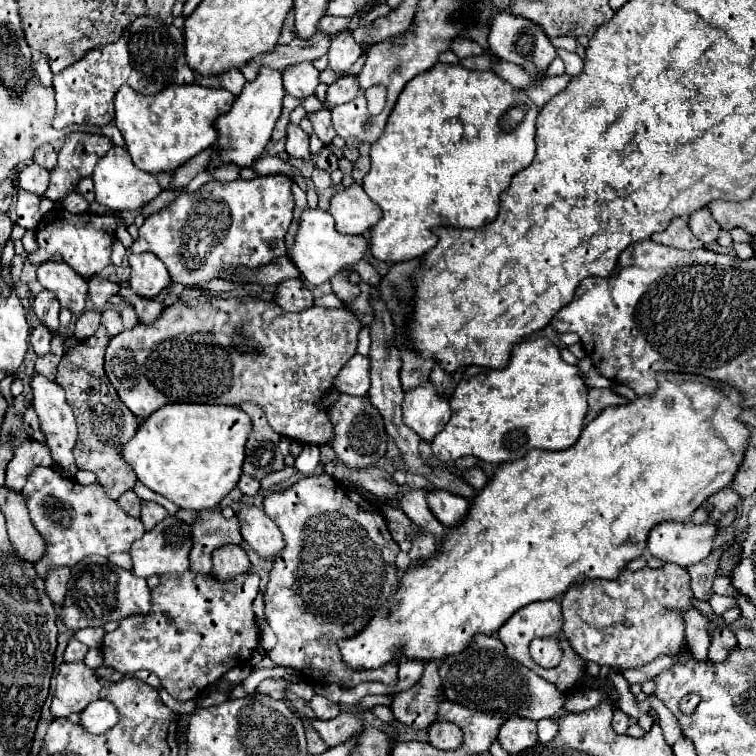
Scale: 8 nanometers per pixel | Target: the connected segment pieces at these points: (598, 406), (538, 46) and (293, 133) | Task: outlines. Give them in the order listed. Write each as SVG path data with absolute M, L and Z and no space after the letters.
M591 388L589 390L589 412L585 416L585 422L591 422L601 410L617 404L627 404L629 400L615 394L611 388Z
M497 14L491 22L491 32L489 32L489 48L493 54L497 54L499 58L513 62L517 66L521 66L531 78L543 74L547 70L547 66L551 64L551 60L557 56L553 44L549 42L547 34L533 24L531 20L525 20L523 16L513 16L513 14Z
M289 124L287 126L287 152L293 158L301 158L301 160L309 160L311 158L309 134L305 134L301 130L301 126L297 126L297 124Z

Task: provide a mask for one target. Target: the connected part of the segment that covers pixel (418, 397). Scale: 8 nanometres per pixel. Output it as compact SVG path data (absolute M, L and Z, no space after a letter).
M431 382L407 392L403 400L403 422L423 440L431 442L451 416L449 400L439 398Z

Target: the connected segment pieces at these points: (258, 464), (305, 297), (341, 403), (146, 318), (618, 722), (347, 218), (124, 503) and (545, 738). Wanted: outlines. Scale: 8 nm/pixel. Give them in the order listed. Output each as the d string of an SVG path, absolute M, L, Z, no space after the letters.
M243 402L239 404L243 412L251 418L251 436L245 444L245 460L243 460L243 472L261 480L263 476L277 472L285 466L283 454L279 452L279 434L273 432L273 428L267 424L267 418L263 416L263 410L257 404Z
M291 278L277 284L273 302L287 312L301 312L313 306L313 292L307 288L307 284L301 278Z
M339 394L337 402L329 408L329 412L331 412L331 424L335 428L331 448L347 466L353 466L353 468L371 466L381 456L385 456L385 452L387 452L385 426L383 426L379 410L369 402L367 396L357 398L357 396L349 396L349 394Z
M121 288L121 292L117 292L117 296L121 300L125 300L127 304L131 304L135 308L139 320L145 324L151 324L161 314L161 310L165 308L167 294L169 294L169 288L165 288L155 300L141 300L135 292L131 292L131 288Z
M615 708L615 710L613 710L613 722L611 722L611 726L613 726L613 730L615 730L617 734L625 734L625 730L627 730L627 726L629 726L629 716L627 716L623 710Z
M359 184L337 192L331 198L329 214L335 218L335 228L341 234L365 234L381 218L379 206L369 200Z
M133 490L125 492L117 502L121 504L121 508L123 508L127 514L131 514L131 516L139 518L139 506L141 506L141 500L137 498L137 494L135 494Z
M539 720L539 740L541 742L551 742L557 736L557 728L559 724L555 724L555 720Z

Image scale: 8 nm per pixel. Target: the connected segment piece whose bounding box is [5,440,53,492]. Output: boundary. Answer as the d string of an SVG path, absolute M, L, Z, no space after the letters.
M25 440L17 450L13 460L7 466L7 478L5 484L15 490L21 492L23 484L27 482L27 476L31 474L31 468L35 466L51 466L51 452L45 444L35 442L35 440Z

